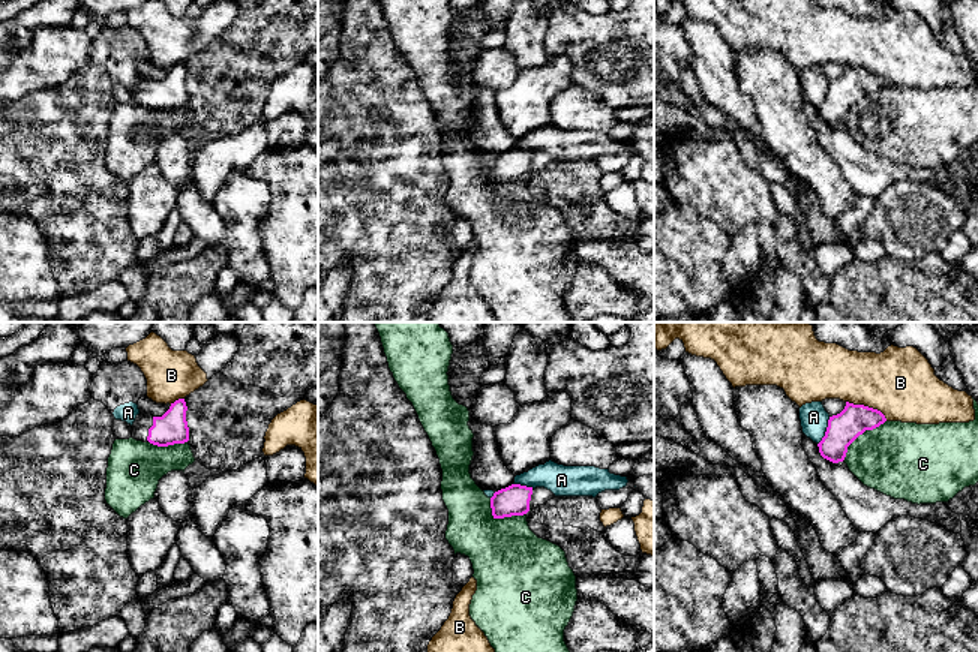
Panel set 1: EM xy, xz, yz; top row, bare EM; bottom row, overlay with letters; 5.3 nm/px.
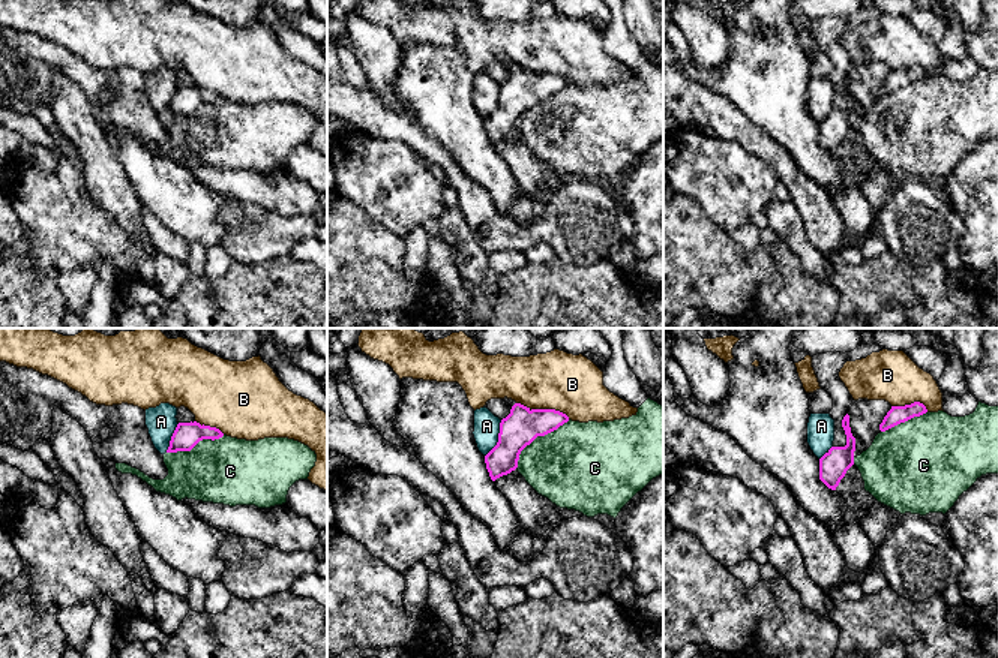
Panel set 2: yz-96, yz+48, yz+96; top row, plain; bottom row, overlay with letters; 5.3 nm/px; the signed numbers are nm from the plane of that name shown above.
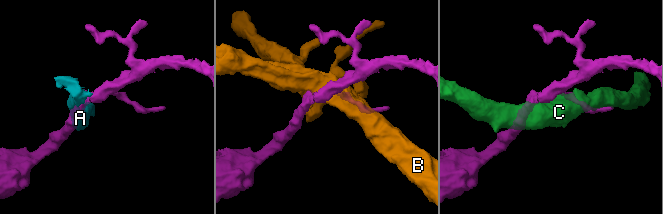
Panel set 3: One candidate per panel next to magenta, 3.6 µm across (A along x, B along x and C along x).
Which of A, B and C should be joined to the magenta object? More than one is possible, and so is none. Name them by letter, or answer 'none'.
none

